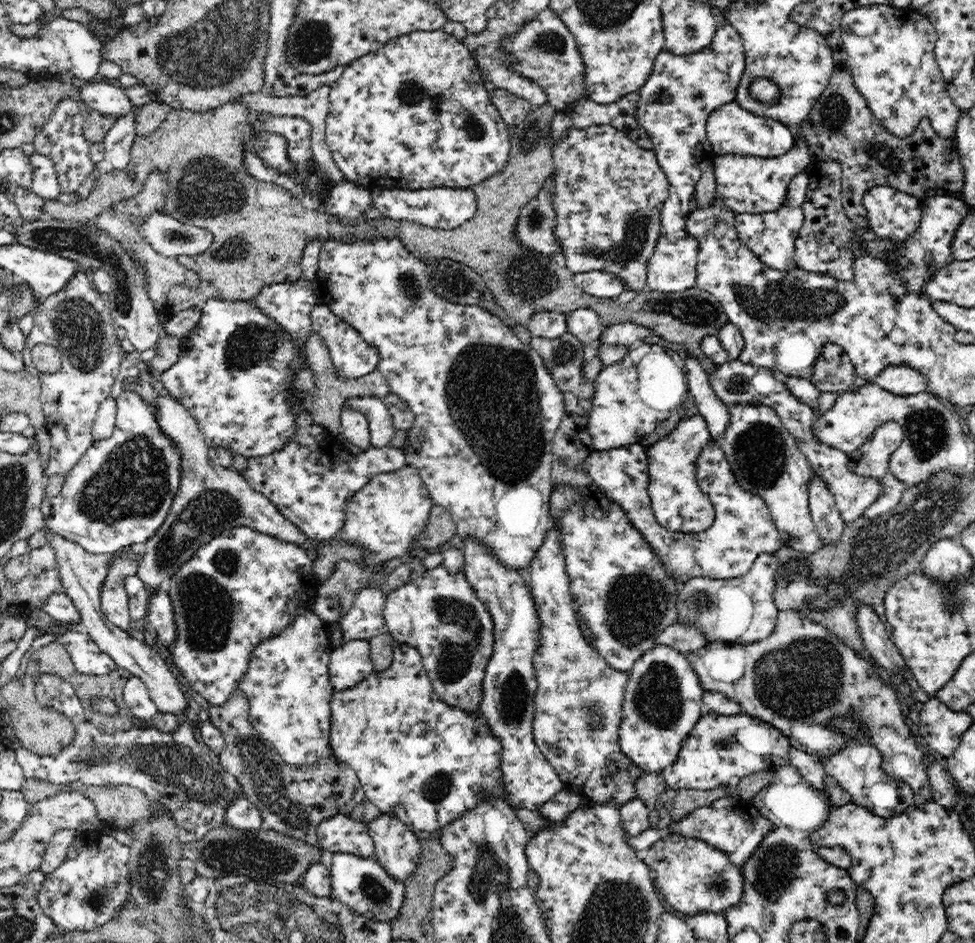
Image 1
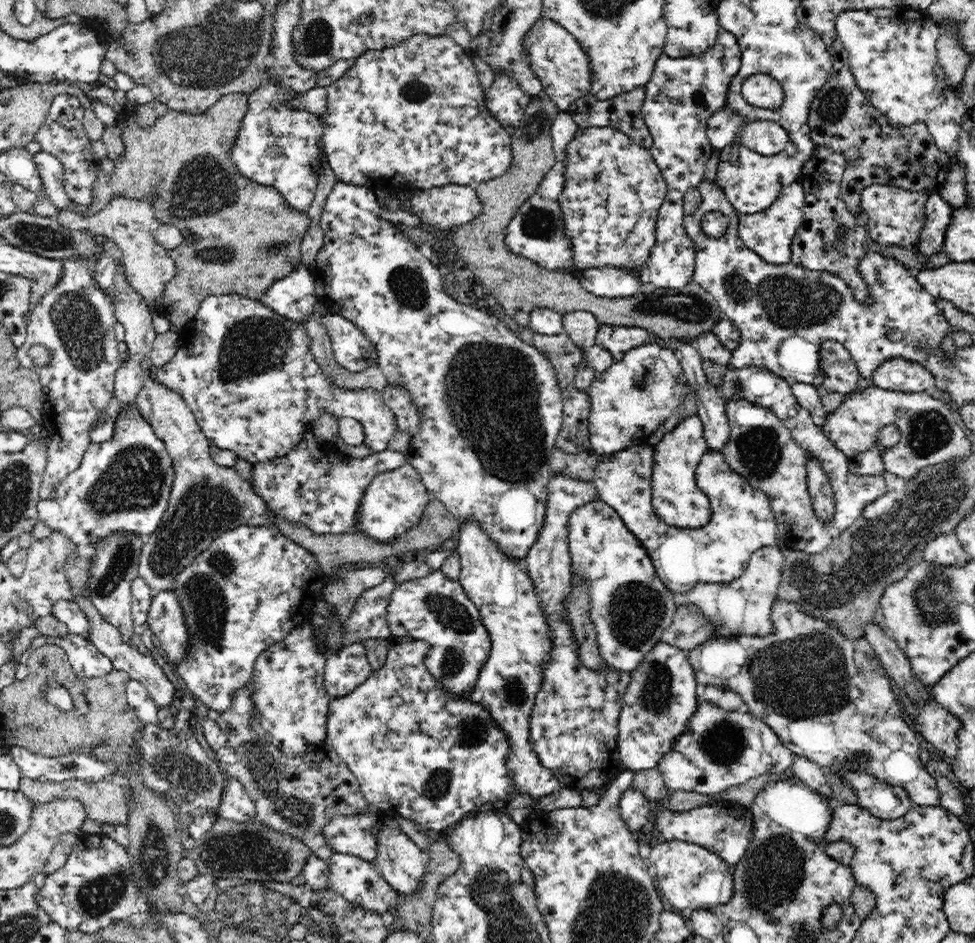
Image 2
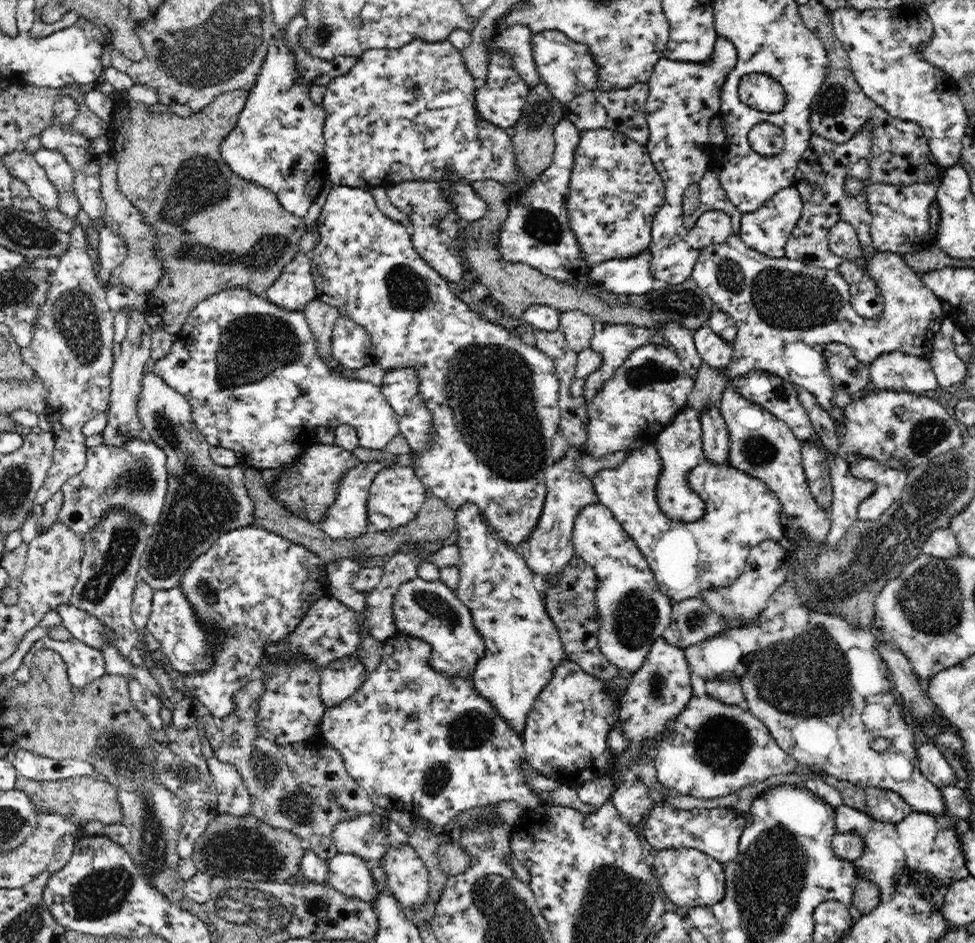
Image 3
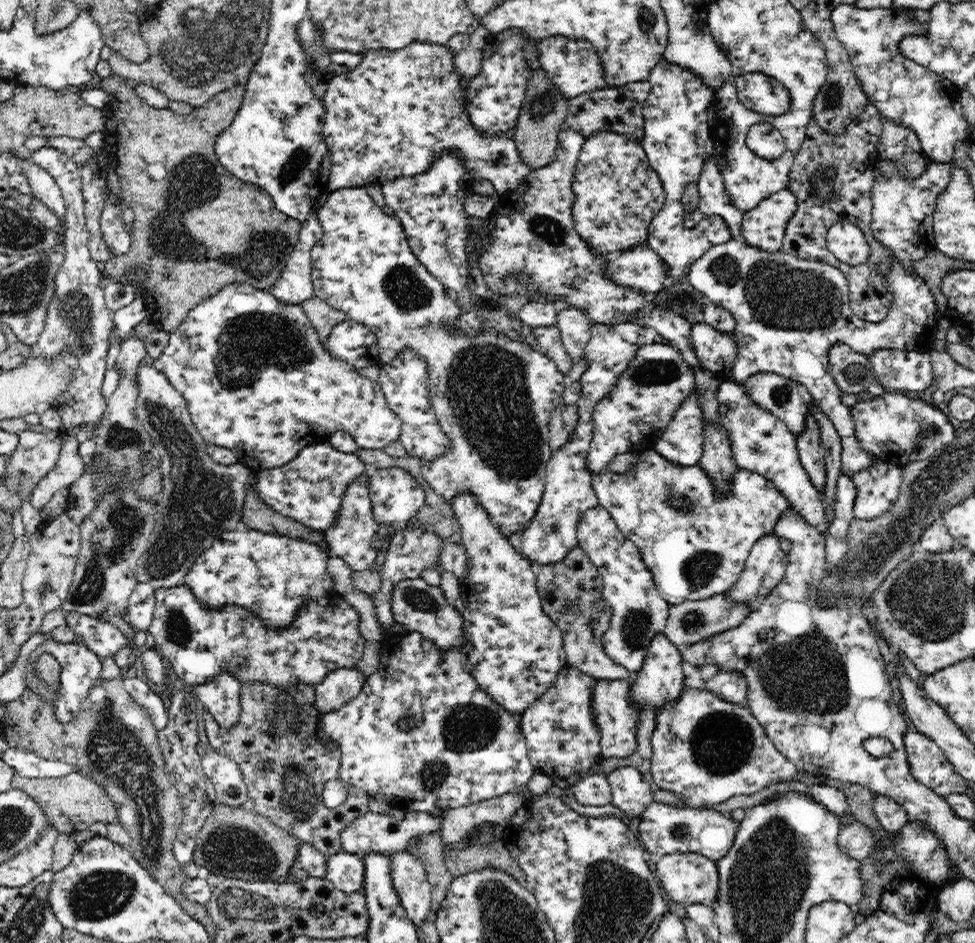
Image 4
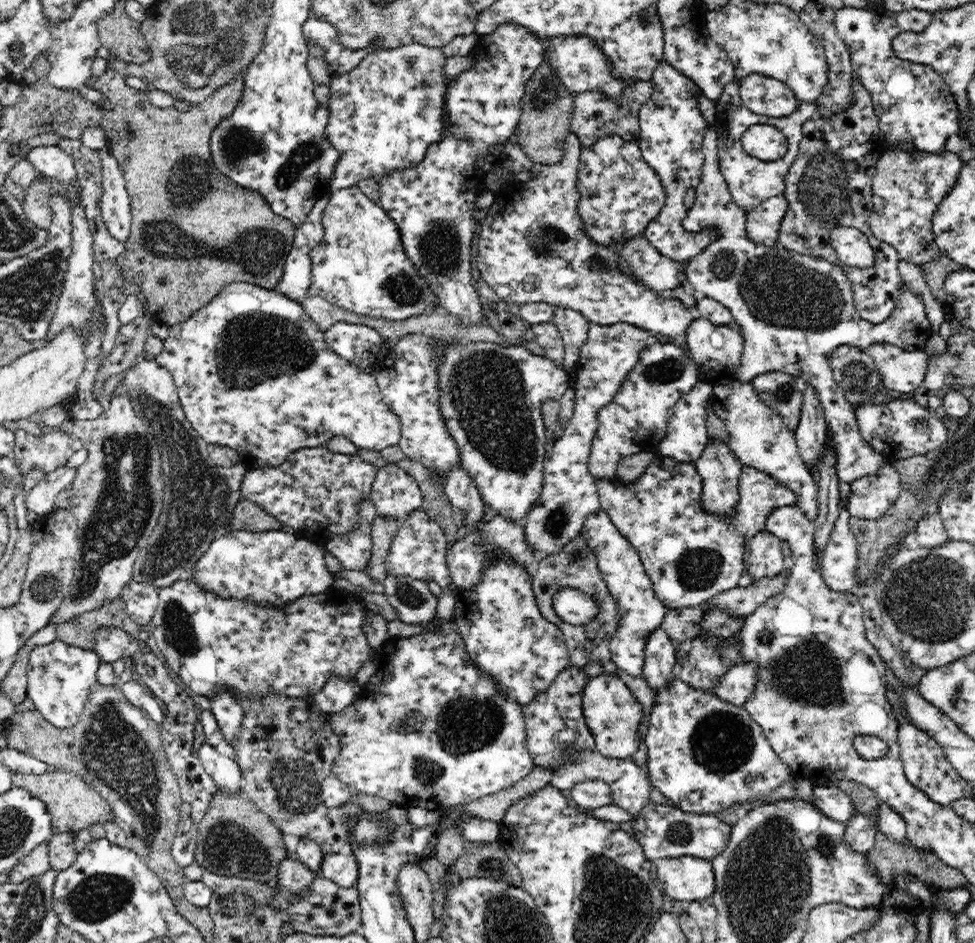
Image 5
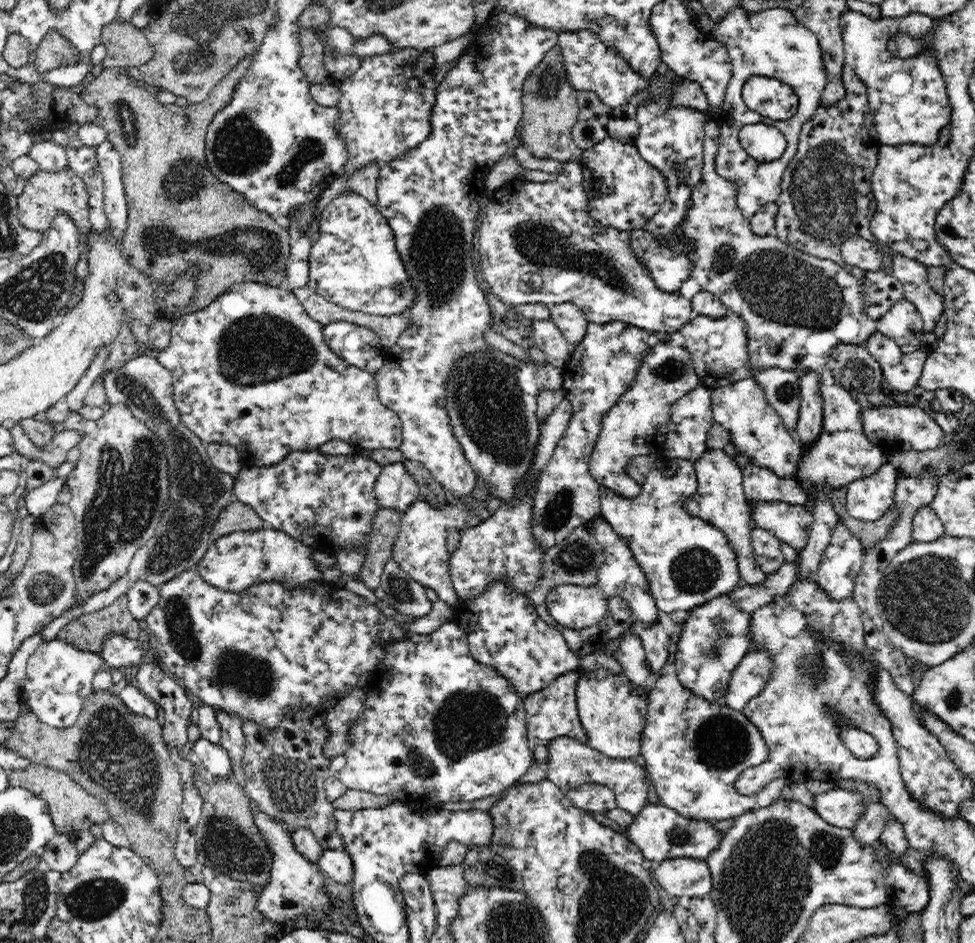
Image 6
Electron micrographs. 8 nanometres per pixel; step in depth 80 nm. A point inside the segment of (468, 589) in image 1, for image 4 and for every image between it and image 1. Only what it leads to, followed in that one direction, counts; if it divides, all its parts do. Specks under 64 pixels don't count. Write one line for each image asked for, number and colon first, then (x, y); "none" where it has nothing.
2: (435, 610)
3: (428, 610)
4: (418, 606)

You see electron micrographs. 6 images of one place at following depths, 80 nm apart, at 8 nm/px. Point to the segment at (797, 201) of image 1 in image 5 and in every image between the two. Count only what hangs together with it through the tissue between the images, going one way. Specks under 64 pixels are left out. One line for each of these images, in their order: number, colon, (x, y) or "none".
2: (769, 233)
3: (767, 230)
4: (764, 227)
5: (763, 225)

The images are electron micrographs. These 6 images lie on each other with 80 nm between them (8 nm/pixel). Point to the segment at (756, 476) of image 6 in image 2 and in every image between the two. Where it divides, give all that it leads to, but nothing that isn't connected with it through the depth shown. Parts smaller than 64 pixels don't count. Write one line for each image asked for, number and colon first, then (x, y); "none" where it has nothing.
2: (742, 522)
3: (685, 558)
4: (692, 556)
5: (691, 556)

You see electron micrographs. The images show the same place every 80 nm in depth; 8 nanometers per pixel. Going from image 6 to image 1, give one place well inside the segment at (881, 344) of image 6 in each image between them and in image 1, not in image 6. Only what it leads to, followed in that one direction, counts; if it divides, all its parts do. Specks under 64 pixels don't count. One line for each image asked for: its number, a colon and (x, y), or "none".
1: (902, 380)
2: (901, 375)
3: (897, 372)
4: (895, 369)
5: (902, 371)

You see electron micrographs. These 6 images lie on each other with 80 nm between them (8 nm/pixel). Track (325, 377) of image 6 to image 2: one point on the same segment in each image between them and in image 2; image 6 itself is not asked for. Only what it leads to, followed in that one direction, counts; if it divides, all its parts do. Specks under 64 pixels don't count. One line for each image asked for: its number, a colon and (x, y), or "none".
2: (248, 375)
3: (255, 383)
4: (256, 378)
5: (253, 371)

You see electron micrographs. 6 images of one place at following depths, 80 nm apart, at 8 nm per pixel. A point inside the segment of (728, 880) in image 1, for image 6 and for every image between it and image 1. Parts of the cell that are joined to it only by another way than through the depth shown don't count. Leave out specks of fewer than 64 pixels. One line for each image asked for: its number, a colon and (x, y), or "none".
2: (692, 878)
3: (690, 878)
4: (687, 877)
5: (692, 878)
6: (686, 876)

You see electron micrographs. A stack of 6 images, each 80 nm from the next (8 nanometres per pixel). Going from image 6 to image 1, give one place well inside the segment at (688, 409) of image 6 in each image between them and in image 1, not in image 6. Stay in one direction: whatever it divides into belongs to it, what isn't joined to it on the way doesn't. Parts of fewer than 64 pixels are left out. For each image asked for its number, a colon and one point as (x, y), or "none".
1: (677, 500)
2: (677, 501)
3: (680, 447)
4: (682, 443)
5: (686, 438)

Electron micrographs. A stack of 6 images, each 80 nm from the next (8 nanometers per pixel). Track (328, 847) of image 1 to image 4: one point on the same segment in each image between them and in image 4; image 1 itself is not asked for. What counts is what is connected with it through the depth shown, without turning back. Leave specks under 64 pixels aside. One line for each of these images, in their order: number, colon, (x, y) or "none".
2: (355, 834)
3: (368, 836)
4: (371, 832)

